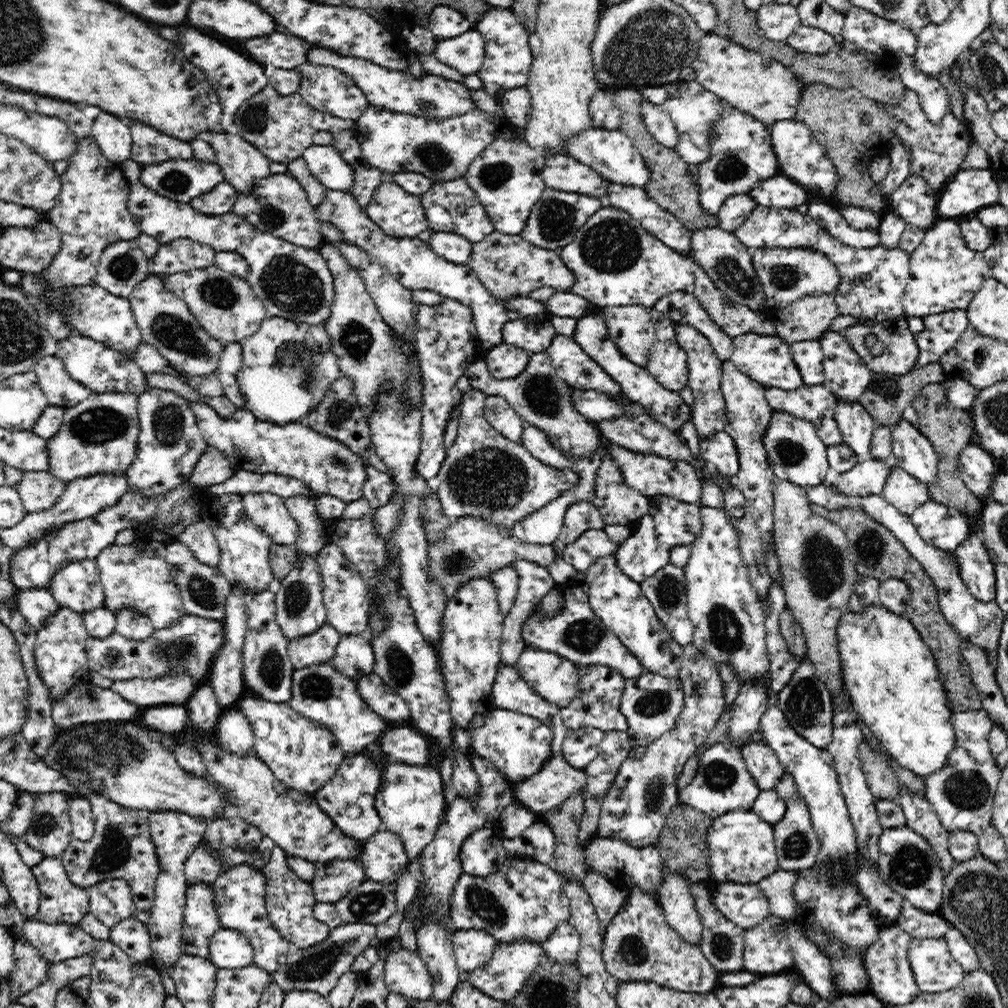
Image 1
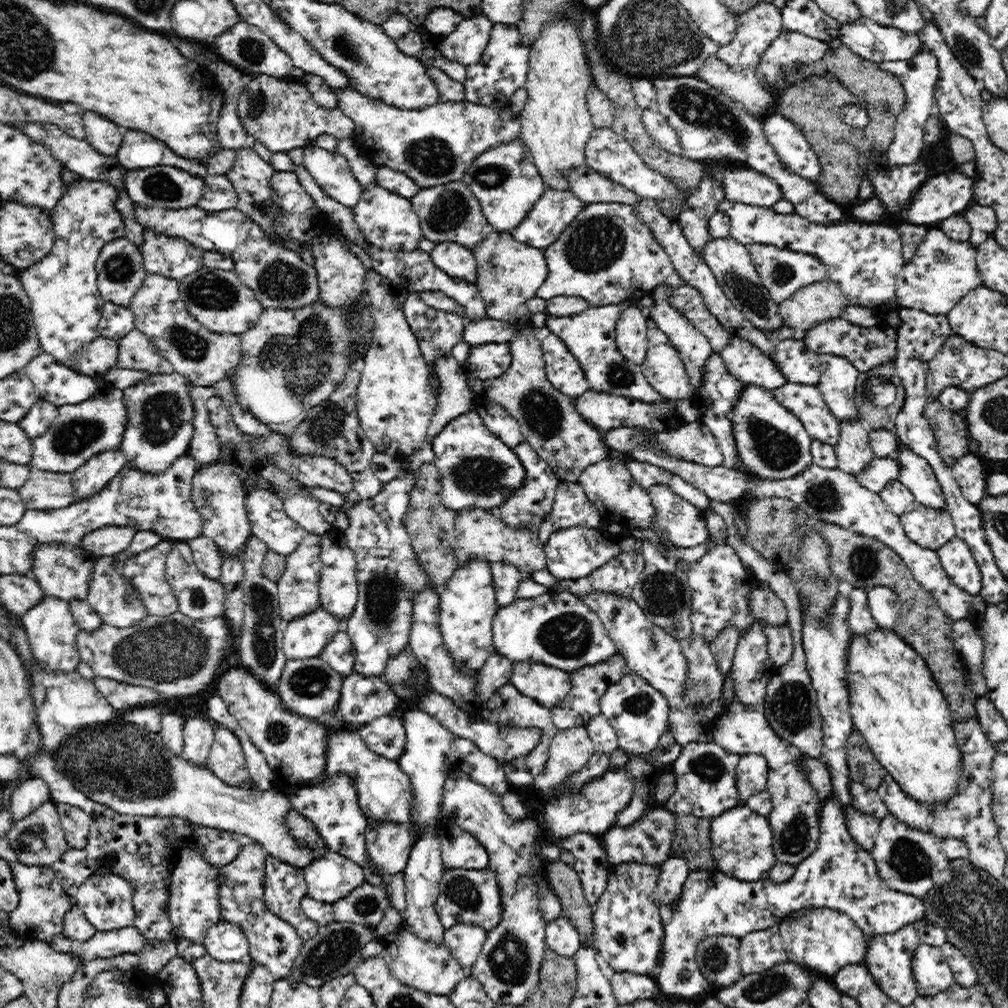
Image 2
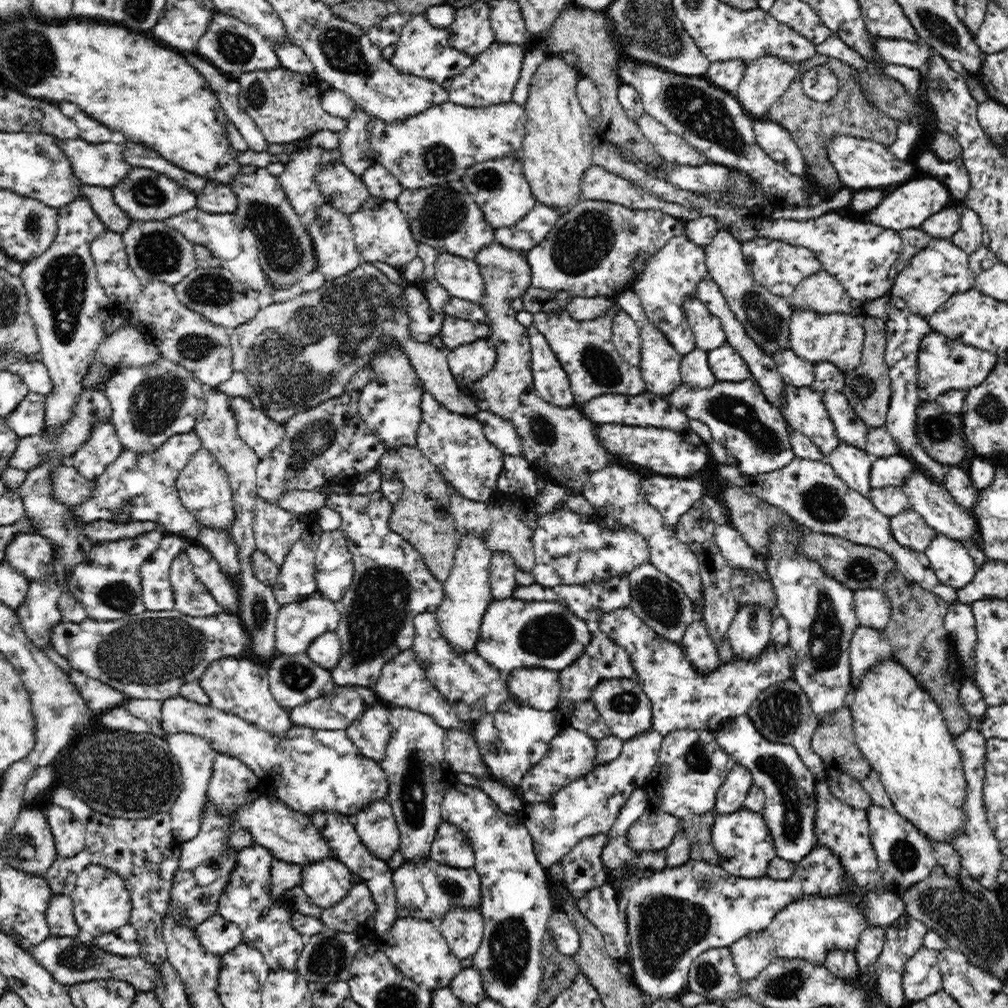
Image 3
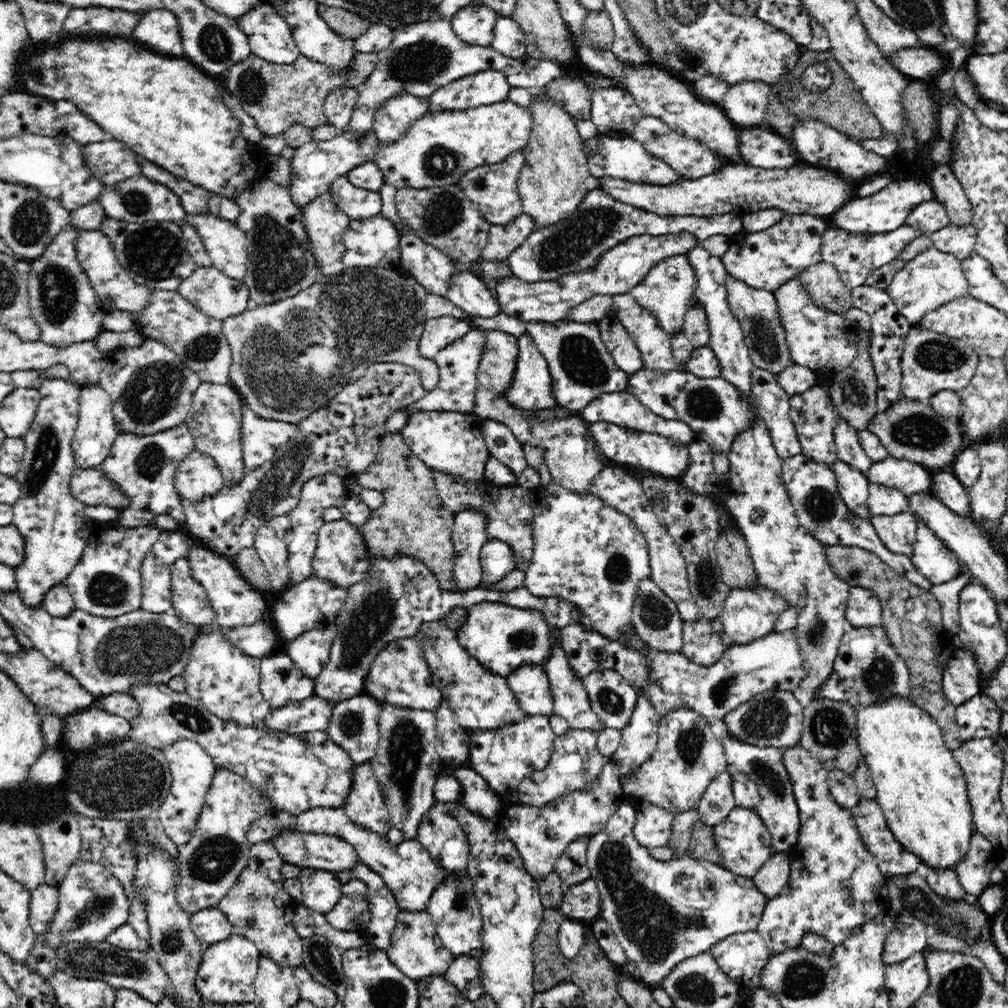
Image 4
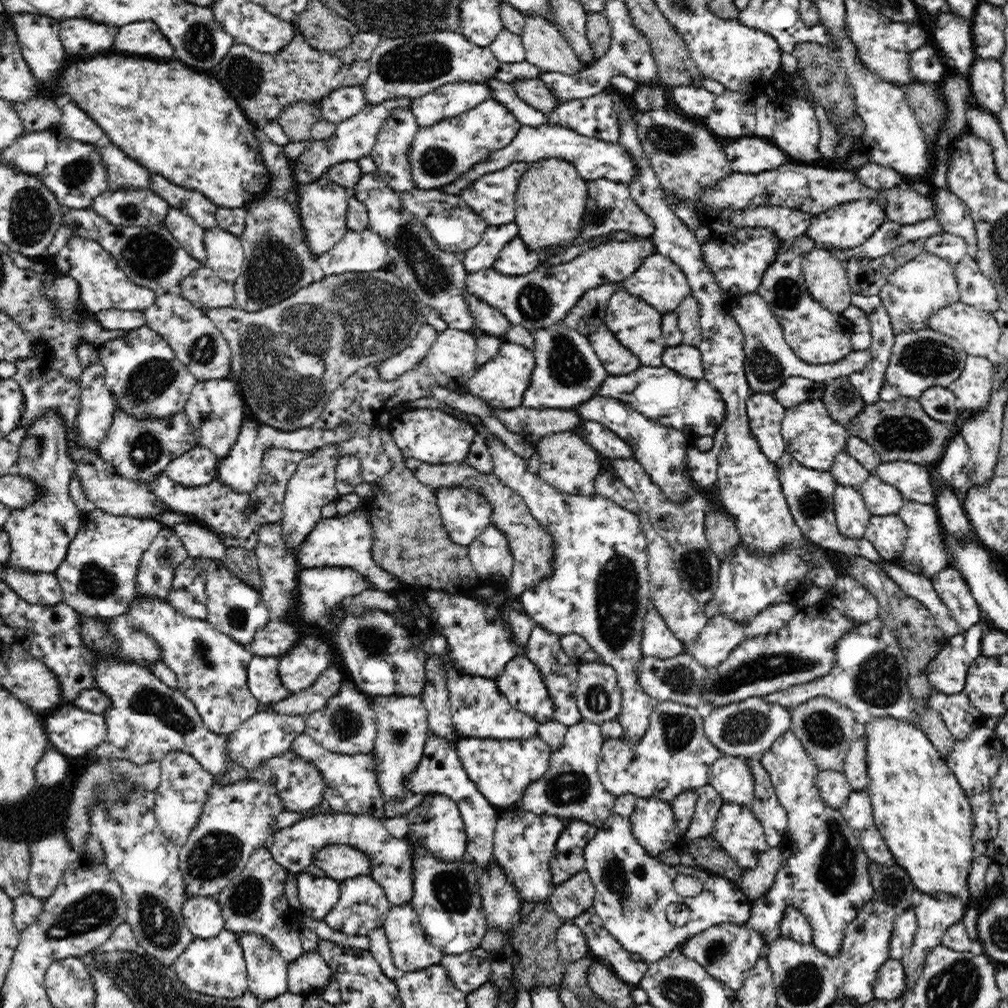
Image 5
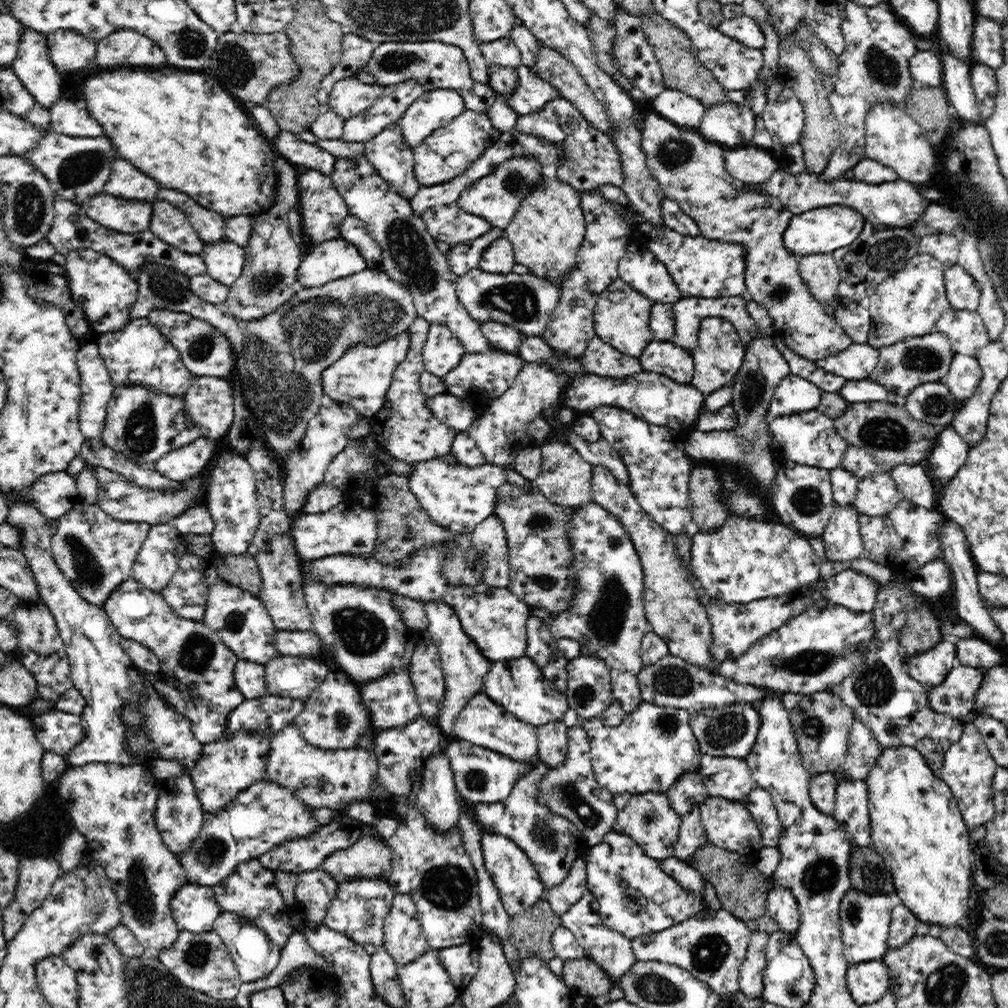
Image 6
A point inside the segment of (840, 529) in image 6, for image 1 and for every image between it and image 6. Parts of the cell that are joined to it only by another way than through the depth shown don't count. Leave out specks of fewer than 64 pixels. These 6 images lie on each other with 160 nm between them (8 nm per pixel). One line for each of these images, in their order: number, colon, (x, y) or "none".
1: (856, 426)
2: (853, 450)
3: (853, 465)
4: (853, 486)
5: (852, 516)

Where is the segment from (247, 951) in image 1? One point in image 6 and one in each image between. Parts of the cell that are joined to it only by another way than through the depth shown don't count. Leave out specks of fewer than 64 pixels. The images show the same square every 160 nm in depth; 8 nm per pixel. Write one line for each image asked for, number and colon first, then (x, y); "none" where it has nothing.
2: (226, 942)
3: (217, 935)
4: (210, 925)
5: (202, 915)
6: (194, 907)

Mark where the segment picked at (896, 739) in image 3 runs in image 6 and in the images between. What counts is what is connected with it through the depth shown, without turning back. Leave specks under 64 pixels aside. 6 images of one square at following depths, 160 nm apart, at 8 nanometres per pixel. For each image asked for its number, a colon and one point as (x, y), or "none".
4: (921, 789)
5: (926, 819)
6: (916, 825)

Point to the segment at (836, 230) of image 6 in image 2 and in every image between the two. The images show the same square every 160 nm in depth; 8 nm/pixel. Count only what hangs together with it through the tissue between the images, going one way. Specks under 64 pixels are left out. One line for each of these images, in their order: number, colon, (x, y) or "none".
2: (941, 196)
3: (907, 206)
4: (884, 211)
5: (847, 225)

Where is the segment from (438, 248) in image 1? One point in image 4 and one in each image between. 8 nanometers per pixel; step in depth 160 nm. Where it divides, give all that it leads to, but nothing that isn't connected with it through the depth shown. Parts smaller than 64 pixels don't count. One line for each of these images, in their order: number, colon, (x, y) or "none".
2: (457, 261)
3: (462, 278)
4: (466, 291)

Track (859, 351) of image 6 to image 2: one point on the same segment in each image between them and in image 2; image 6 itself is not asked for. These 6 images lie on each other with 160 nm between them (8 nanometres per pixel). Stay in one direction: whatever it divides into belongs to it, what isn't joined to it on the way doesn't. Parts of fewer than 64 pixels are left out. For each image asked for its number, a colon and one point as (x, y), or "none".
2: (730, 261)
3: (765, 317)
4: (757, 312)
5: (769, 360)

